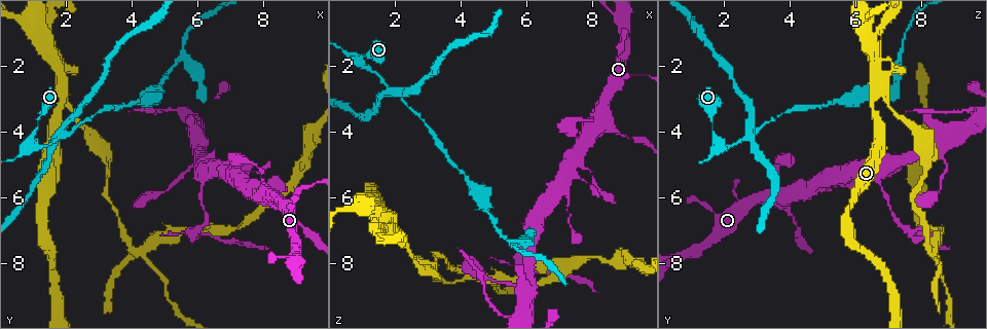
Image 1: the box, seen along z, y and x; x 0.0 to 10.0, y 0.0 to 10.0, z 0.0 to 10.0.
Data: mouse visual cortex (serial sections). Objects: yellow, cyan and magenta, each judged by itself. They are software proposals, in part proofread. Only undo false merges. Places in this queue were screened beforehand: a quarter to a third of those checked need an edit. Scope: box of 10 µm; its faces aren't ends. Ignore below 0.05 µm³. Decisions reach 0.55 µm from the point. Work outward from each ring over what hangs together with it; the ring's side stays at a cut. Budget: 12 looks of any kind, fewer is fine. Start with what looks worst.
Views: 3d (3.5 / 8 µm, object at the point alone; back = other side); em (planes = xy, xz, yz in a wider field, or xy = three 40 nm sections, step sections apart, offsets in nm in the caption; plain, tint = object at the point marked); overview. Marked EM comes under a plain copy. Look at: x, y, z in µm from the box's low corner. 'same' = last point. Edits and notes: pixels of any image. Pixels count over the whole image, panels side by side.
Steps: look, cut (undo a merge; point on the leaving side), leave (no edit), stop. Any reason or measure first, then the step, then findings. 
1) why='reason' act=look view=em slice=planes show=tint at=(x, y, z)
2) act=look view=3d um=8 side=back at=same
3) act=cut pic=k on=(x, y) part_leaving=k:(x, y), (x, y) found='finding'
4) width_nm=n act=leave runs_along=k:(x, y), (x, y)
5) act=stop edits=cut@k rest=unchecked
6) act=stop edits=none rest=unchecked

why='narrows sharply' act=look view=3d um=3.5 at=(1.95, 4.00, 2.85)

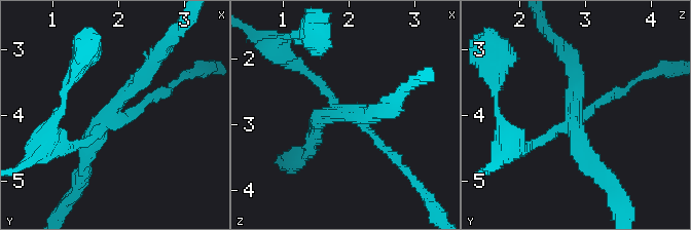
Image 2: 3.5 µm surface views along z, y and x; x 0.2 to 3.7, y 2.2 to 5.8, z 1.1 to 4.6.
arms=4 arm_widths_nm=150,150,250,250 why='shape alone is not enough' act=look view=em slice=planes show=tint at=(1.85, 4.05, 2.85)

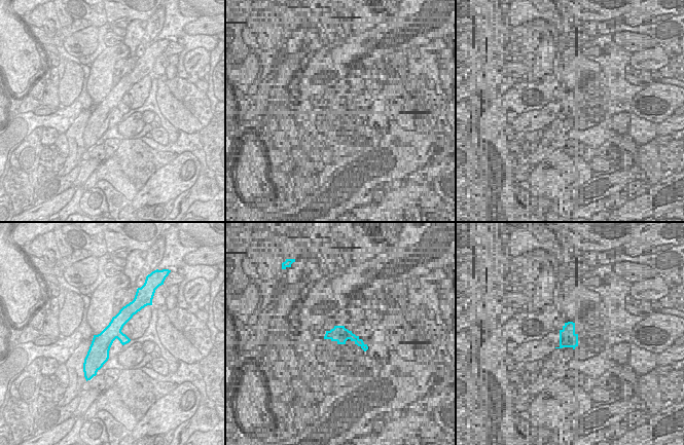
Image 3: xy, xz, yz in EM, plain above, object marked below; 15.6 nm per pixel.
act=cut pic=2 on=(584, 155) found='two cells meet here'

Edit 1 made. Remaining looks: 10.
act=look view=overview

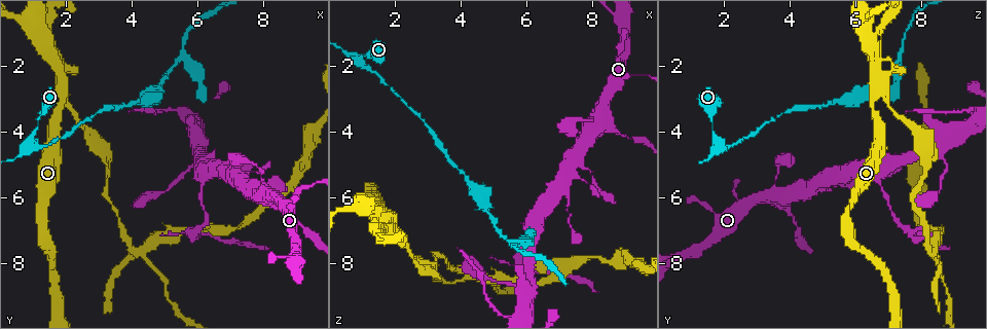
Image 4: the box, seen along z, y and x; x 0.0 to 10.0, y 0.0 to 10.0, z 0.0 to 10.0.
act=look view=3d um=3.5 at=(5.50, 1.75, 7.35)

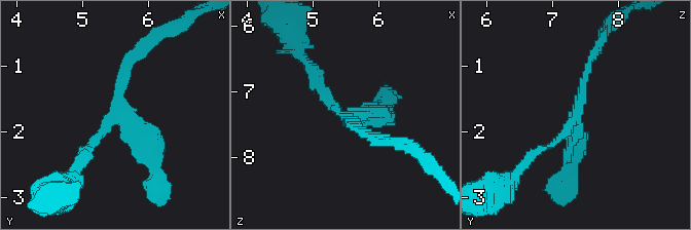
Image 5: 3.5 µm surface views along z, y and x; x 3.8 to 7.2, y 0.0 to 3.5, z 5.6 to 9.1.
arms=3 arm_widths_nm=100,150,300 why='need the tissue' act=look view=em slice=xy step=5 show=tint at=(5.50, 1.75, 7.40)

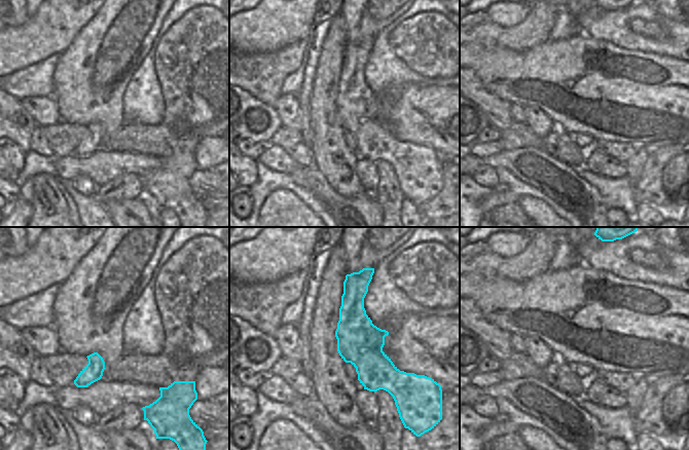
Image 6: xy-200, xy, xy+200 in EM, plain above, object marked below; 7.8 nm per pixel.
act=cut pic=5 on=(571, 154) part_leaving=5:(575, 127), (565, 206) found='two cells meet here'

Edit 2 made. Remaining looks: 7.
why='narrows sharply' act=look view=3d um=3.5 at=(1.15, 1.20, 6.45)

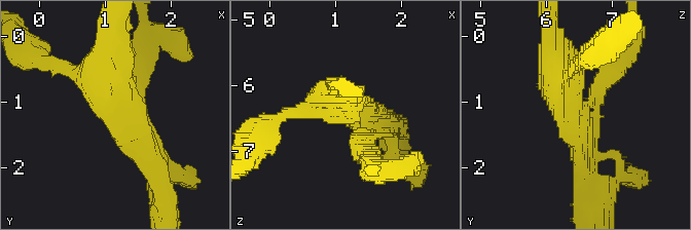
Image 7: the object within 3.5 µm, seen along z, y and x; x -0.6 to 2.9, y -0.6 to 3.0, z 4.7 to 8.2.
arms=3 arm_widths_nm=250,300,500 act=look view=em slice=xy step=2 show=tint at=(1.20, 1.25, 6.40)

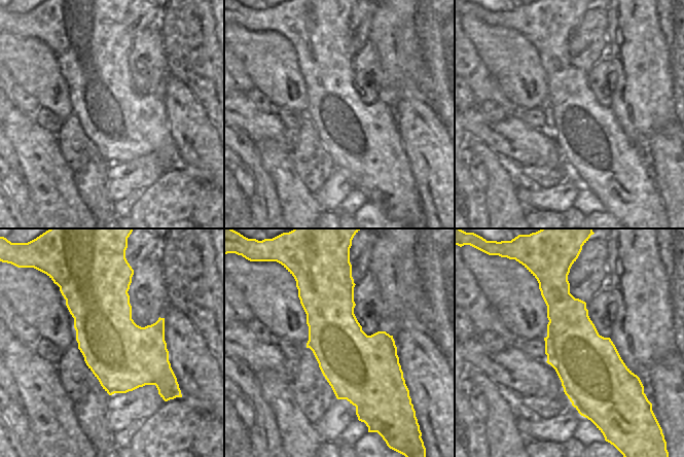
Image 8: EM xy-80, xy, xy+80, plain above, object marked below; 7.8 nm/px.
act=cut pic=7 on=(613, 75) found='two cells meet here'

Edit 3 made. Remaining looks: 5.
why='thick turns thin' act=look view=em slice=xy step=3 show=tint at=(8.05, 5.80, 3.60)

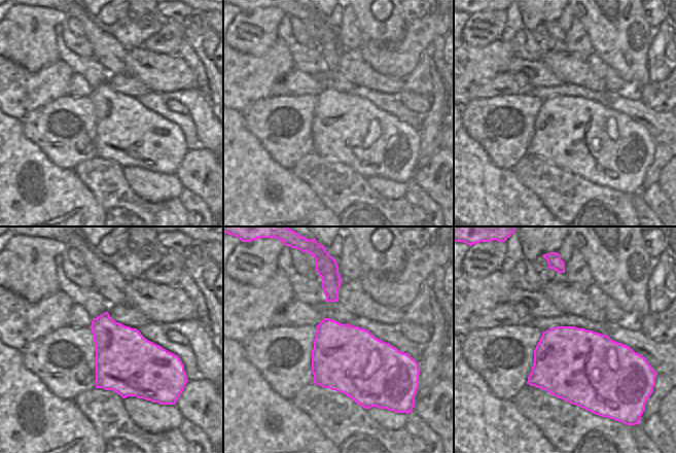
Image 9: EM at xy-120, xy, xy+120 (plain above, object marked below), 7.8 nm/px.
act=look view=3d um=3.5 at=same

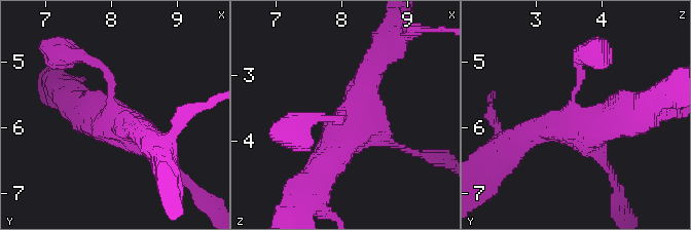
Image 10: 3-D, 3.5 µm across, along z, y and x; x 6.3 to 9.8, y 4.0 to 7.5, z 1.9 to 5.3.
arm_widths_nm=150,150,400,500 act=leave runs_along=10:(376, 64), (319, 177) found='one cell here'

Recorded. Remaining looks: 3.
act=look view=overview

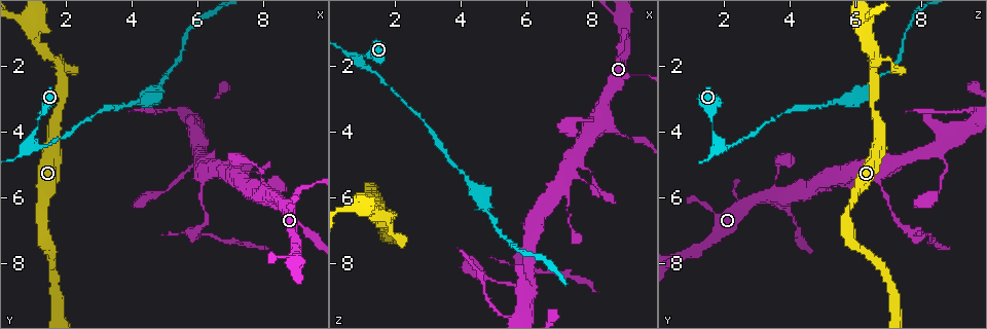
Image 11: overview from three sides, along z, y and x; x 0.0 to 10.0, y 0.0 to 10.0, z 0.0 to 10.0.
why='branch point' act=look view=em slice=xy step=3 show=tint at=(6.15, 5.40, 6.75)

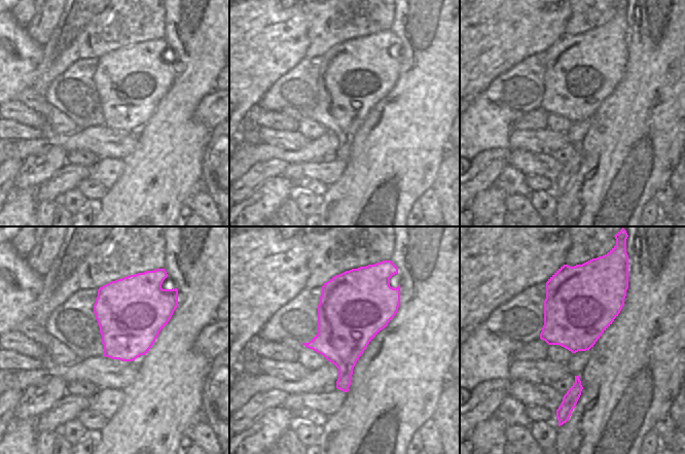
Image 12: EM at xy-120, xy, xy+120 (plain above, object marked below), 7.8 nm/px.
why='wider look' act=look view=3d um=3.5 side=back at=same

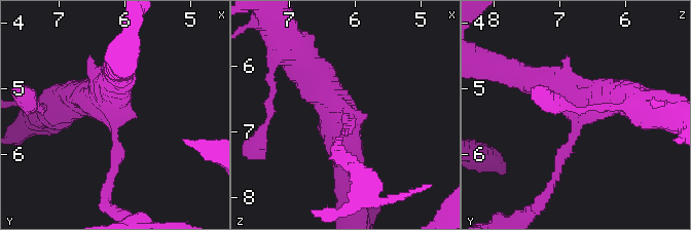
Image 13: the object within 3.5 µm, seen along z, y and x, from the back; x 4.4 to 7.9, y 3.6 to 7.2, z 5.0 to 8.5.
arm_widths_nm=150,400,500 act=leave found='all the same cell'

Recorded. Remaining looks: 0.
act=stop edits=cut@2,cut@5,cut@7 rest=unchecked

